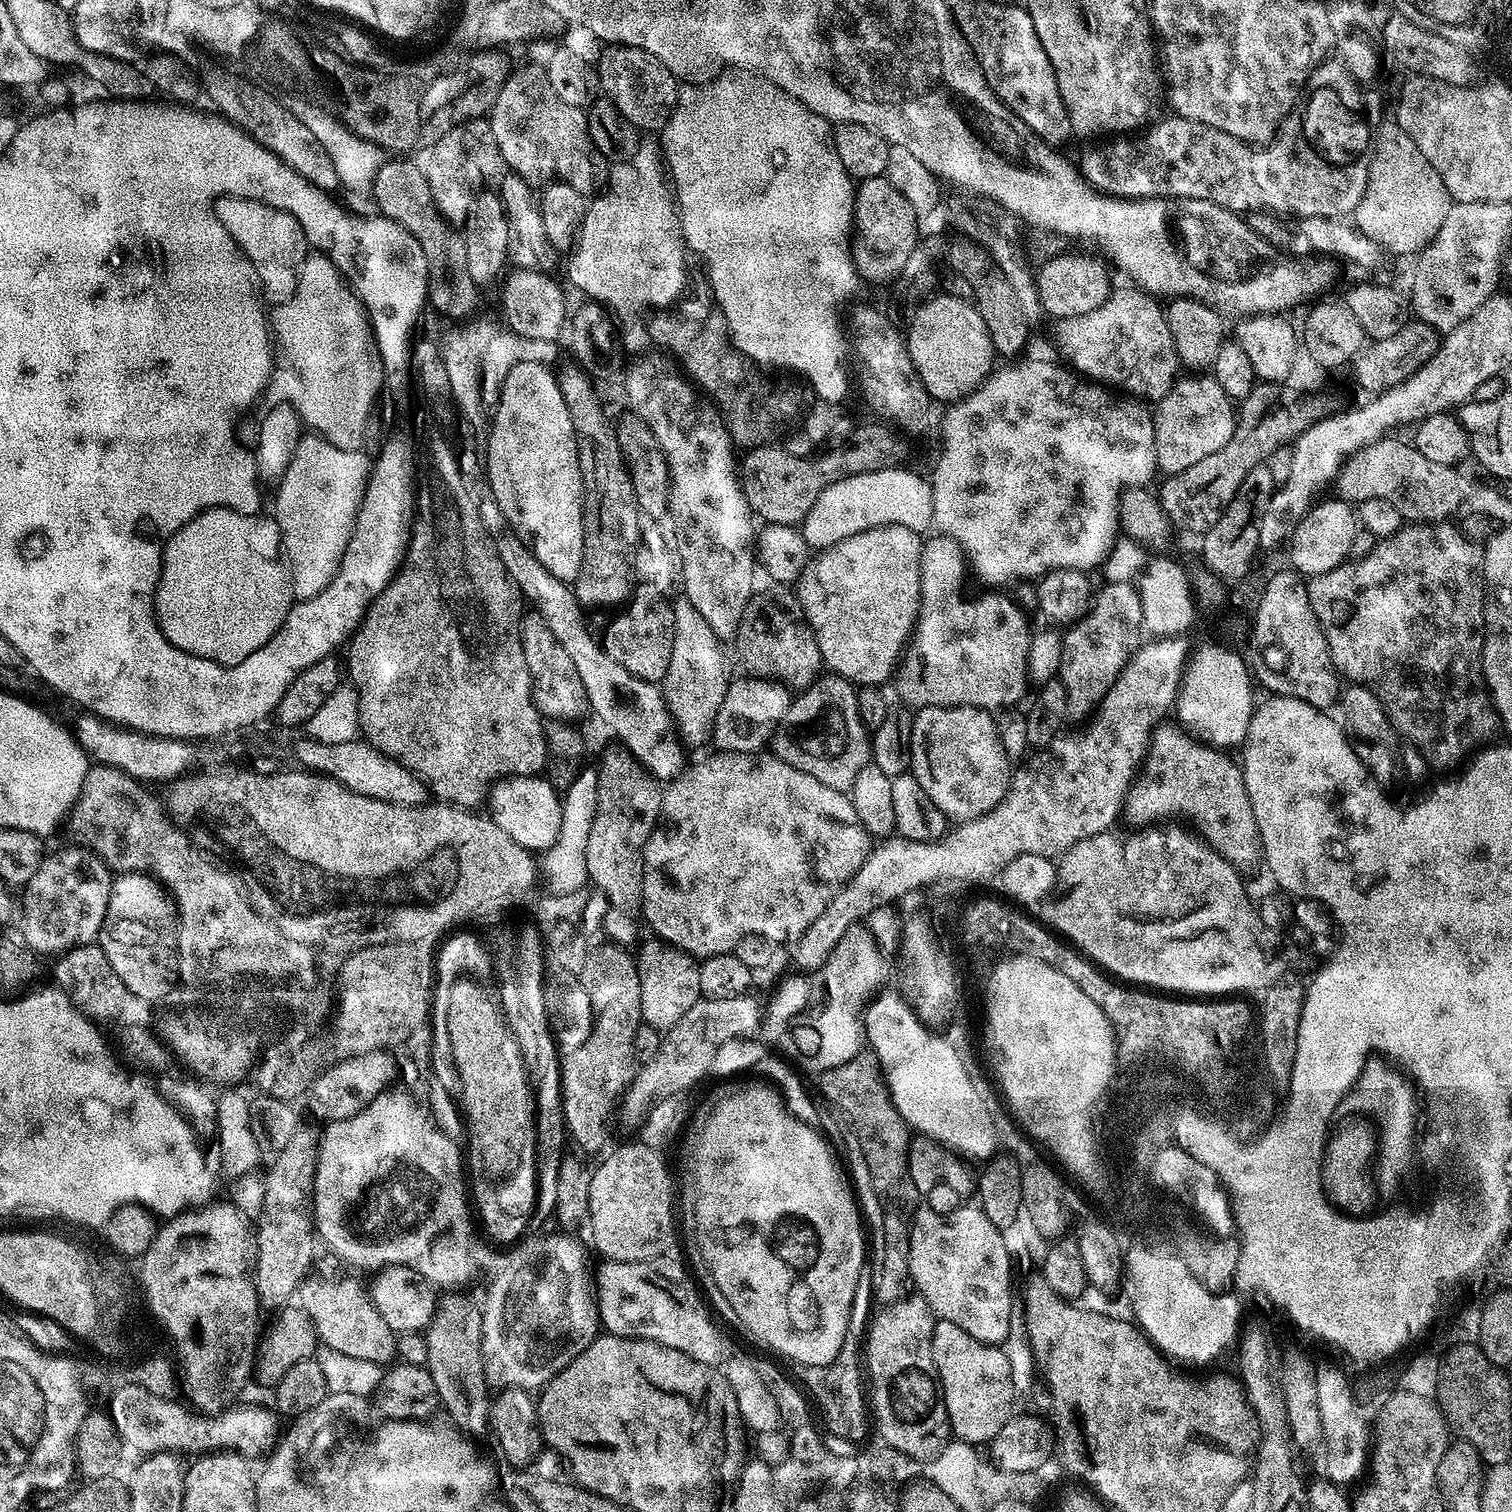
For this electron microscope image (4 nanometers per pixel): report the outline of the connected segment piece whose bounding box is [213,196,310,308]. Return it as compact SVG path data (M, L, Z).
M220 196L215 200L213 208L227 233L250 258L265 305L273 308L288 302L297 288L301 264L310 252L308 236L301 223L289 212L244 196Z

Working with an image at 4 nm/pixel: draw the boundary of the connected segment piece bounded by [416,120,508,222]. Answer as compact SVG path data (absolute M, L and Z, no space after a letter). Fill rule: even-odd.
M474 120L454 127L442 140L417 153L438 209L452 222L465 221L476 189L484 180L500 180L508 172L489 121ZM476 187L476 188L475 188Z

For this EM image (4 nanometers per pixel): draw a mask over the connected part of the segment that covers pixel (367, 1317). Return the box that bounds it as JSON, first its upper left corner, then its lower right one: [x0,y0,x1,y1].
[296,1270,396,1365]

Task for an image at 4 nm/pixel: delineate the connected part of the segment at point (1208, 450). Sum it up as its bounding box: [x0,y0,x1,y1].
[1154,374,1237,474]

